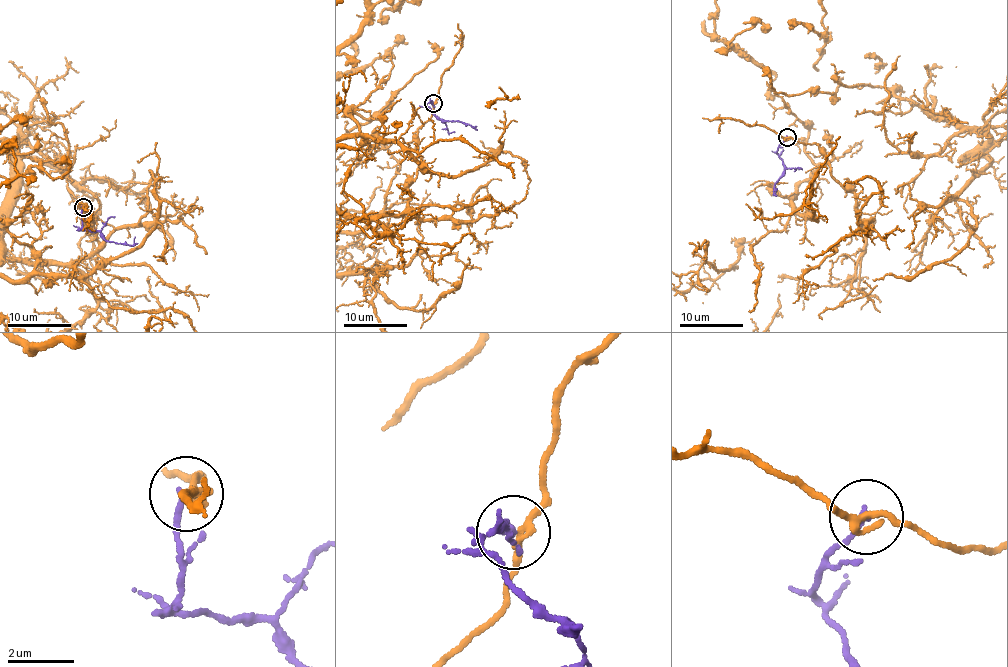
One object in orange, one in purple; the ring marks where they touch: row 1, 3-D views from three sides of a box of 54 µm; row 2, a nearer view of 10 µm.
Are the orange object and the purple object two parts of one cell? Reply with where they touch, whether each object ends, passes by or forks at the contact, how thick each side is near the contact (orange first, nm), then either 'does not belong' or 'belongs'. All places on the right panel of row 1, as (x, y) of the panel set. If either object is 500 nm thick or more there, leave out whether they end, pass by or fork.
(787, 137) | orange passes by | purple ends | 200/200 nm | does not belong

